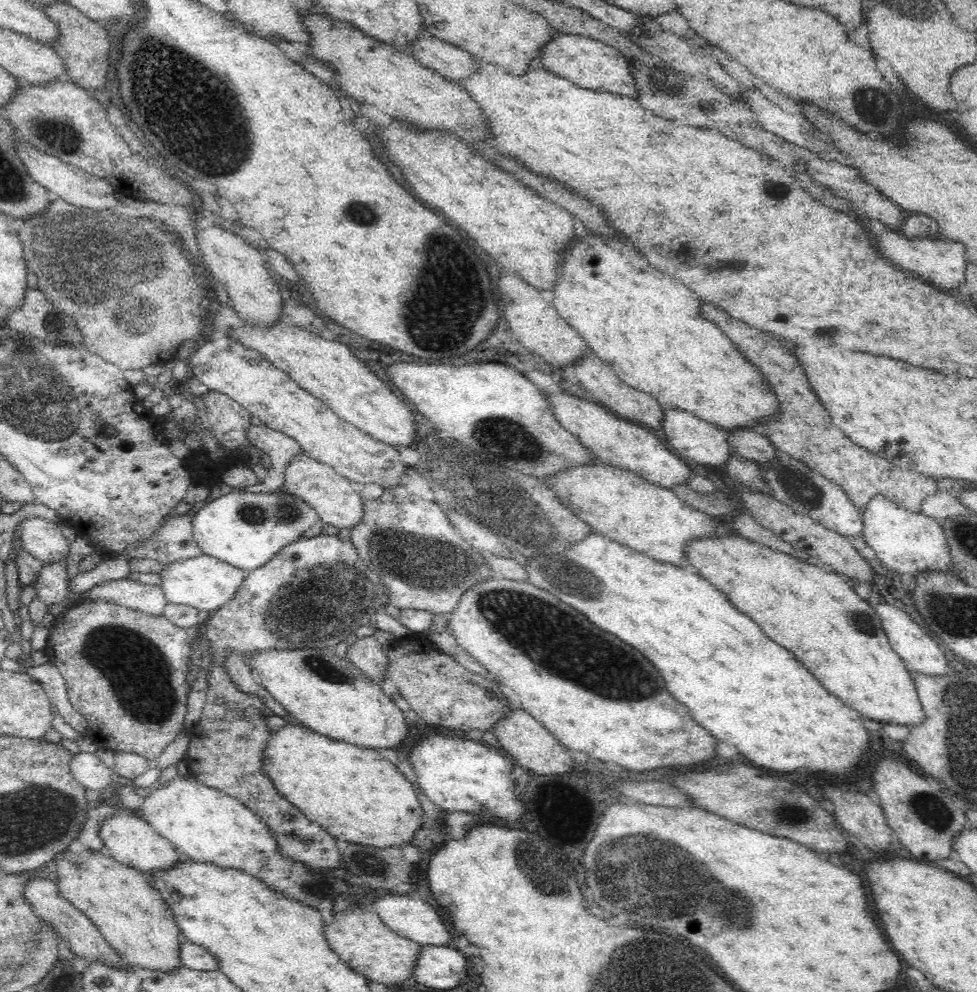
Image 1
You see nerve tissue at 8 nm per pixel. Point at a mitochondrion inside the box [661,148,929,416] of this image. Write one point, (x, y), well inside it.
(777, 195)

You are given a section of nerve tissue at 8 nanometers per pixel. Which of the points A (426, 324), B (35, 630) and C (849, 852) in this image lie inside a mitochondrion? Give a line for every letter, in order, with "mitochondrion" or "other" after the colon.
A: mitochondrion
B: other
C: other

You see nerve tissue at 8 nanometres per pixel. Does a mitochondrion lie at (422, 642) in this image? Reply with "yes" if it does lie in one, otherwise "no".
no

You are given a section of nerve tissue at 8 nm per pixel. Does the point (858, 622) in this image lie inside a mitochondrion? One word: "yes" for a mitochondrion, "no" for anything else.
yes

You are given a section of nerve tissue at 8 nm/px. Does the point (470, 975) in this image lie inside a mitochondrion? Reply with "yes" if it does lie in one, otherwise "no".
no

